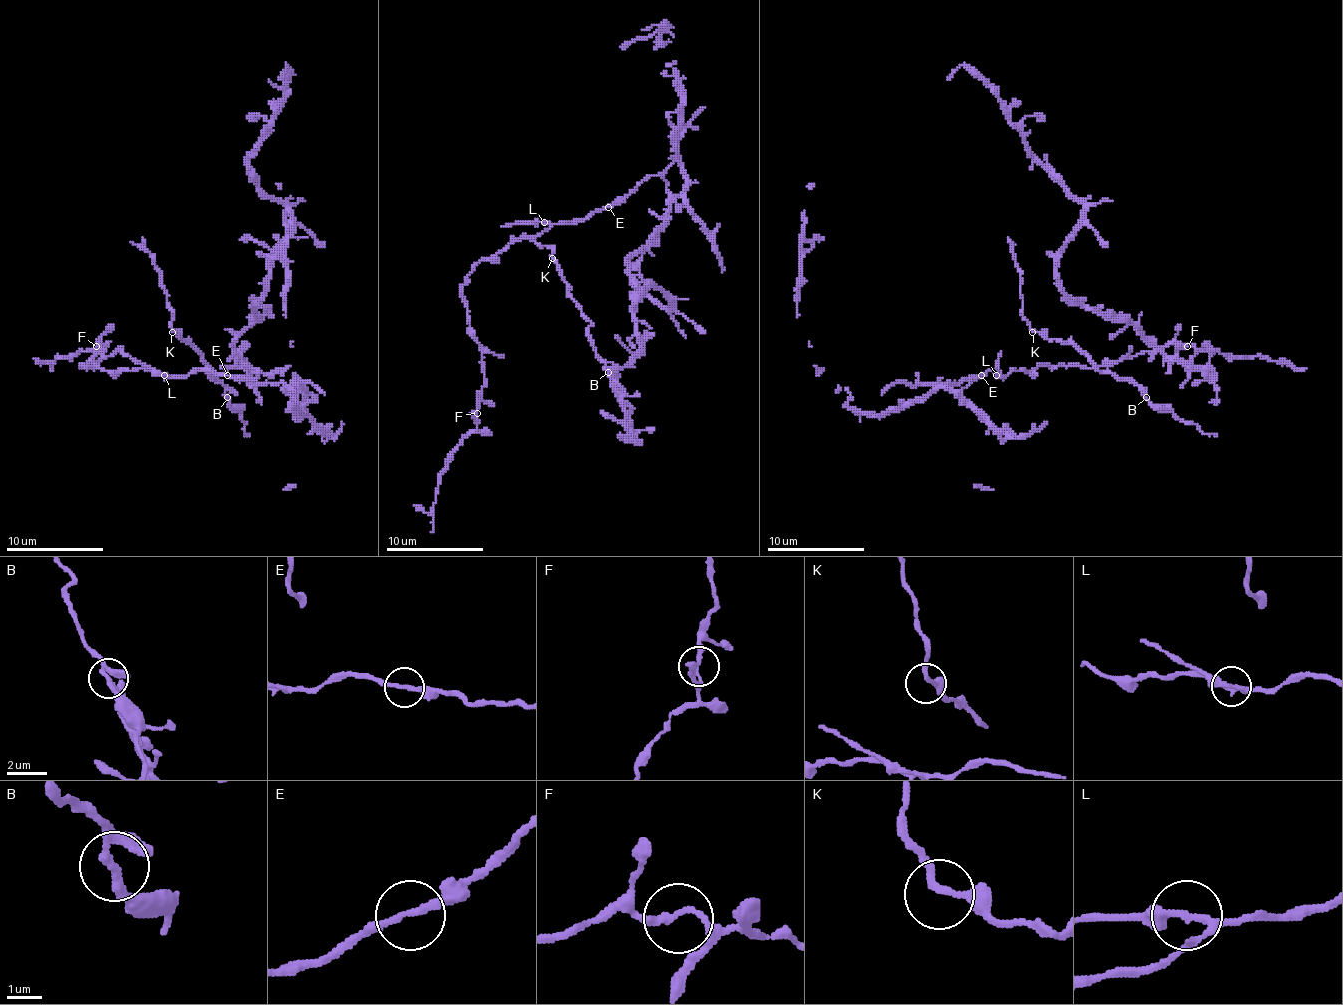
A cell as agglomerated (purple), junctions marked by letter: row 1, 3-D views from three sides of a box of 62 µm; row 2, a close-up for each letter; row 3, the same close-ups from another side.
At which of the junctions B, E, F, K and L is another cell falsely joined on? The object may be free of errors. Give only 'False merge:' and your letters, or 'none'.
False merge: none

